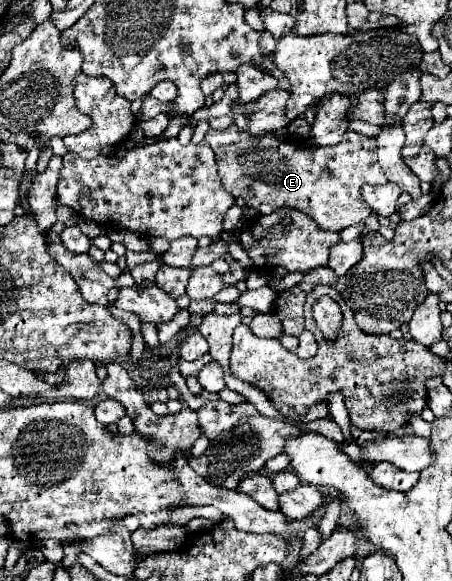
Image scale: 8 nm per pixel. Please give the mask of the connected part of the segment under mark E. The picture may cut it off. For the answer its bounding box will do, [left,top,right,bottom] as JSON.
[205,126,387,232]

